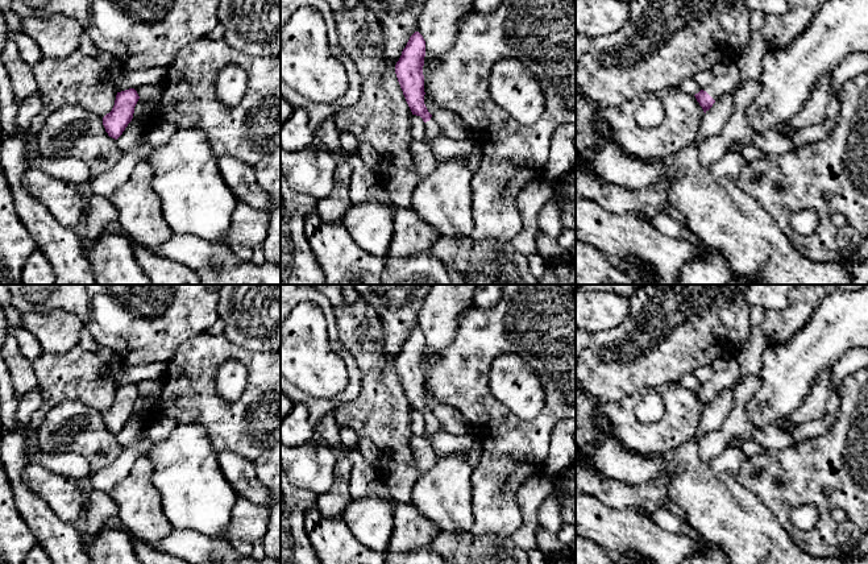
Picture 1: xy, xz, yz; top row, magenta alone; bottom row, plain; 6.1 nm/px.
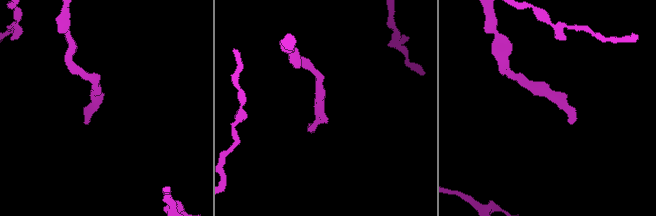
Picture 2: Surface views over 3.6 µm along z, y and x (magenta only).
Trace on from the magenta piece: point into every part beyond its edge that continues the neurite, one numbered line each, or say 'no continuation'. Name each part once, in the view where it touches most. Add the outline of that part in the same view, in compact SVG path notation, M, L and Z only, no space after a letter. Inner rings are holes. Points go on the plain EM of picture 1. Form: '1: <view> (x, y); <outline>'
1: yz (726, 369); M726 354L717 358L711 366L714 370L713 378L702 385L706 386L714 395L727 387L731 387L740 377L740 366L734 354Z

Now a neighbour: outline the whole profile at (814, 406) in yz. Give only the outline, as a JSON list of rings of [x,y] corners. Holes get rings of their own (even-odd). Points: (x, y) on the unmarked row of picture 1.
[[[832,369],[823,370],[814,381],[806,399],[786,416],[789,424],[805,424],[825,415],[831,395],[836,391],[831,380]]]

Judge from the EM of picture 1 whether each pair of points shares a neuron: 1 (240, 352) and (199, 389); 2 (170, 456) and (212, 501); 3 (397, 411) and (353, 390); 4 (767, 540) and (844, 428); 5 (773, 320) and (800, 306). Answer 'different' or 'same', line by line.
1: same
2: same
3: different
4: different
5: same

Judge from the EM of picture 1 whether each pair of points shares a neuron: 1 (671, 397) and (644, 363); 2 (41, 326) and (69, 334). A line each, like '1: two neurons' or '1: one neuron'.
1: two neurons
2: one neuron

